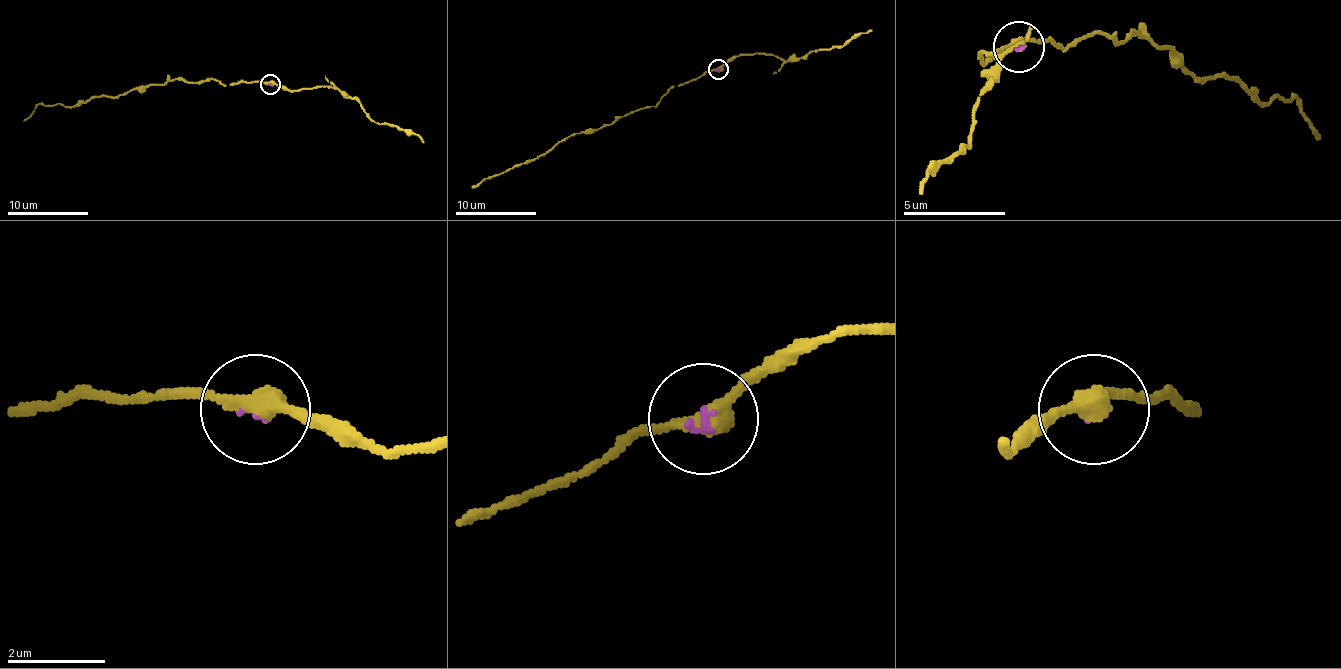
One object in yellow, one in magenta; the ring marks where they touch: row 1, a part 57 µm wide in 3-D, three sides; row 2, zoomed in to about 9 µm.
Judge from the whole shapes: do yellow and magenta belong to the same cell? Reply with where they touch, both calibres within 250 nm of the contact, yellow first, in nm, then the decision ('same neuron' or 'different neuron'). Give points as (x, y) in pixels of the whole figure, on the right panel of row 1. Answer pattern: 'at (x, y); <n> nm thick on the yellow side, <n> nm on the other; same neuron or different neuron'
at (1019, 46); 360 nm thick on the yellow side, 100 nm on the other; same neuron

